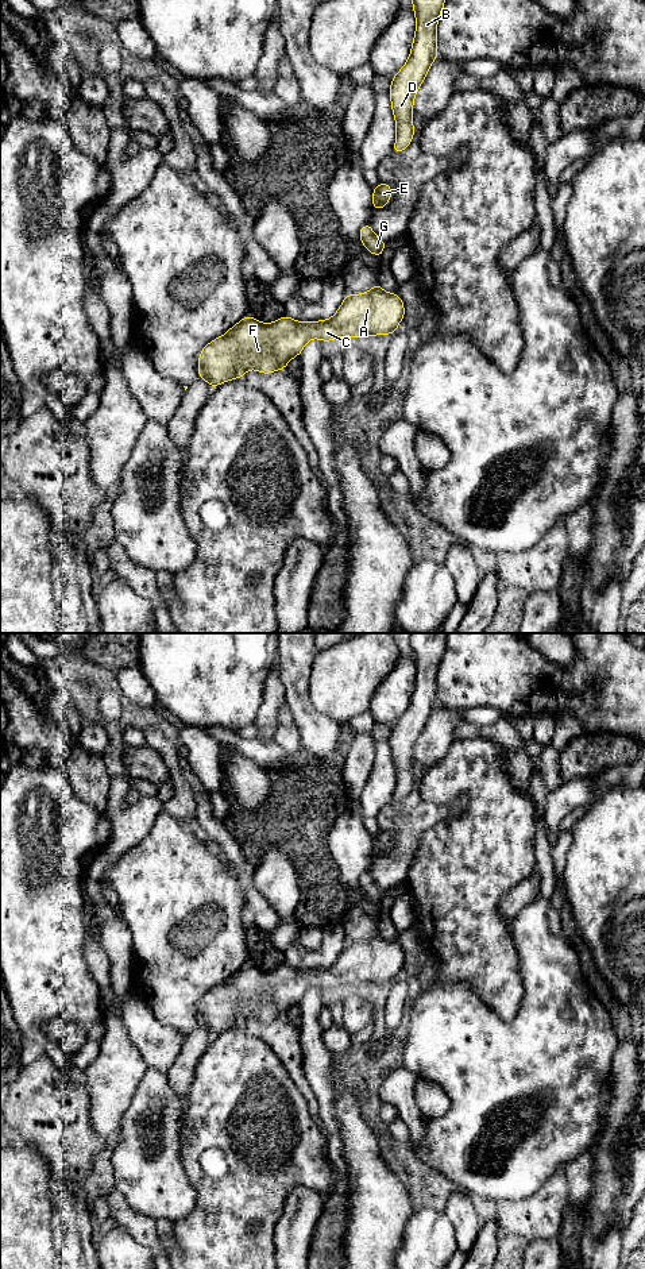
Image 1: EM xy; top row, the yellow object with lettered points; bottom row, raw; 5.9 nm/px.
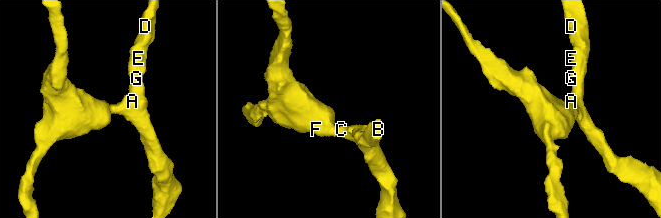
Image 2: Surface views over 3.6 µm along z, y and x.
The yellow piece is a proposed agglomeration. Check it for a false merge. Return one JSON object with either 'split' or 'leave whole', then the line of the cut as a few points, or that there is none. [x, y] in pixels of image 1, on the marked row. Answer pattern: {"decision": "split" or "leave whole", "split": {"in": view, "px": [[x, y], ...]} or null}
{"decision": "leave whole", "split": null}

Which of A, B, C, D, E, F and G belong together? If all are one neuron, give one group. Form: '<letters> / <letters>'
A B C D E F G

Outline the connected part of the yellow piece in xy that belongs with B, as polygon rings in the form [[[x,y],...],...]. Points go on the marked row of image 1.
[[[412,0],[416,15],[416,34],[410,55],[393,77],[389,88],[391,109],[395,117],[397,136],[393,153],[402,153],[414,136],[413,104],[437,54],[437,23],[445,0]]]

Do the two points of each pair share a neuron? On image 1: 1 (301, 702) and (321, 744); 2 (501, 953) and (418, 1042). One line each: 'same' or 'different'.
1: same
2: different

